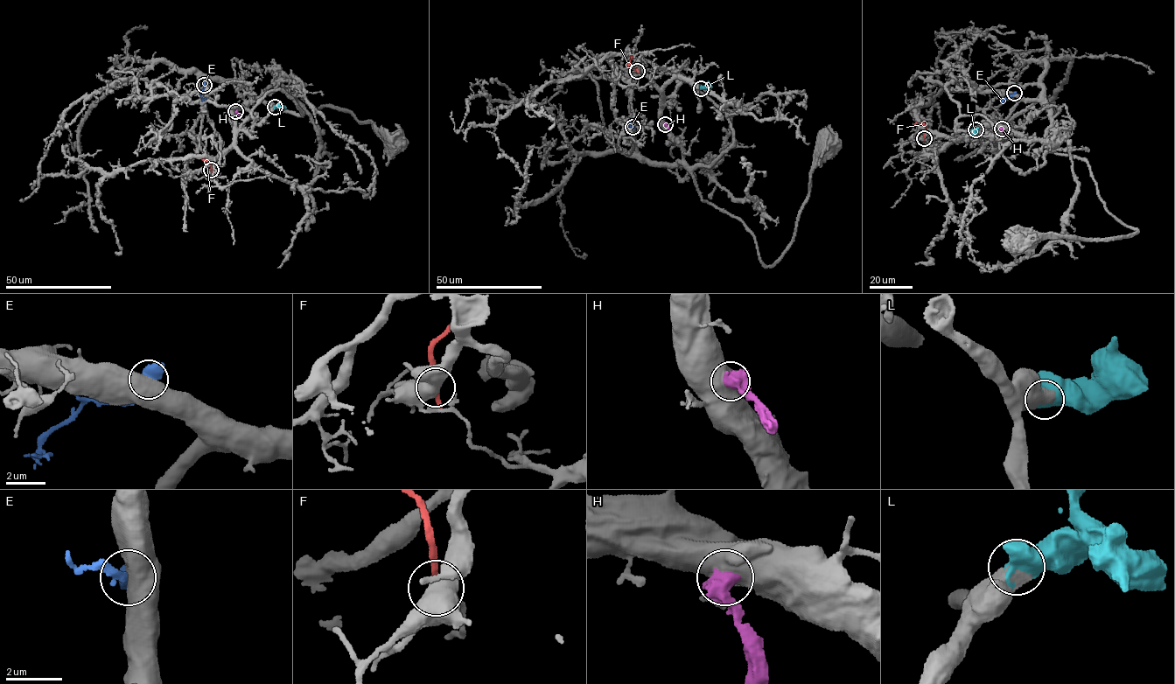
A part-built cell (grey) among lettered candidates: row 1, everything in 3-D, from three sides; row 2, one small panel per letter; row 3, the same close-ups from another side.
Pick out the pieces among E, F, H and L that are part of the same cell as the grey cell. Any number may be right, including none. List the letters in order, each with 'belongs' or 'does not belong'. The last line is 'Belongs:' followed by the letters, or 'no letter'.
E: does not belong
F: does not belong
H: does not belong
L: belongs
Belongs: L

